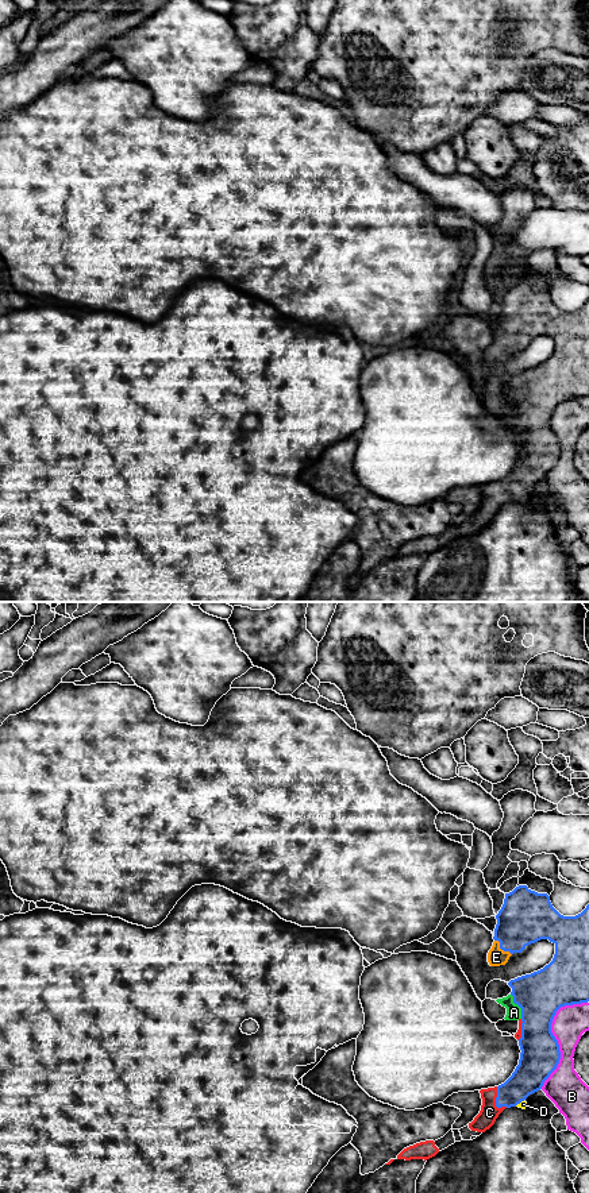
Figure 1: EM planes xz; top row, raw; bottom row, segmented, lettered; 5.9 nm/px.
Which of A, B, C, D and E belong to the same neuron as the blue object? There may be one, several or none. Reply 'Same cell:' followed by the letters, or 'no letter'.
Same cell: A, C, D, E

